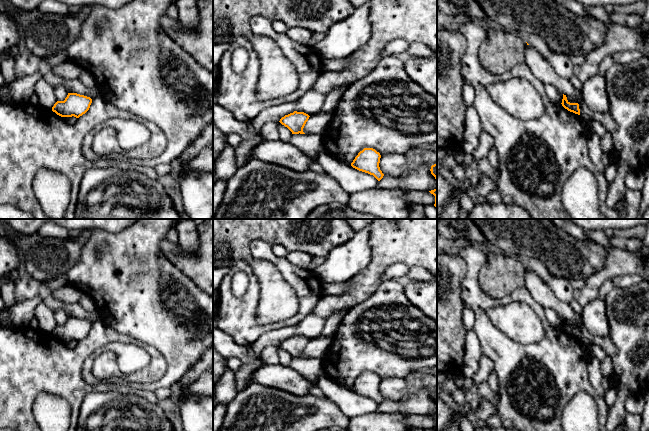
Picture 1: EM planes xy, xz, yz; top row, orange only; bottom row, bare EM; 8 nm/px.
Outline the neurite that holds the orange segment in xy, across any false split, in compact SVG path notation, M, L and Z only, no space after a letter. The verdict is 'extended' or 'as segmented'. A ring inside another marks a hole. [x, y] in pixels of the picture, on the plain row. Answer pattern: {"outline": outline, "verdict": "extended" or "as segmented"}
{"outline": "M68 317L64 325L57 325L52 331L52 335L61 341L79 342L85 338L92 327L90 321L77 317Z", "verdict": "as segmented"}

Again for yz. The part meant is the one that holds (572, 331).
{"outline": "M563 318L563 323L562 323L562 330L567 333L570 336L573 336L575 338L580 339L580 333L579 333L579 328L578 327L570 327L567 324L566 319Z", "verdict": "as segmented"}

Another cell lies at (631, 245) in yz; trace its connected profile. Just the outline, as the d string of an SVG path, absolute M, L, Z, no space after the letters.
M612 236L609 238L609 241L613 248L619 248L629 253L636 252L642 247L642 241L638 238L619 238Z

